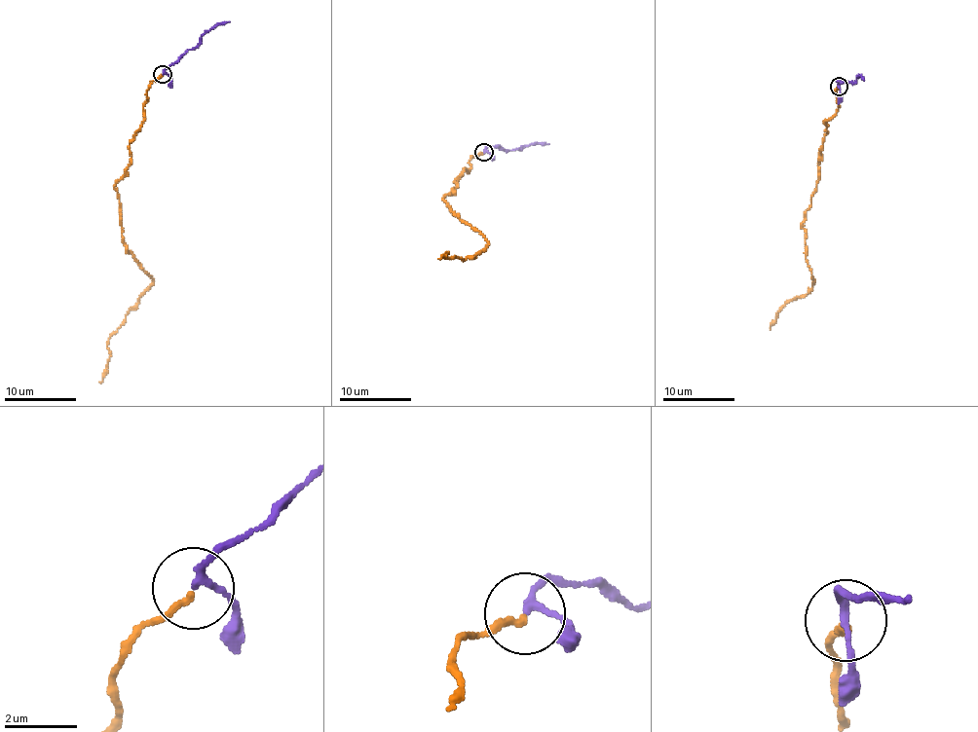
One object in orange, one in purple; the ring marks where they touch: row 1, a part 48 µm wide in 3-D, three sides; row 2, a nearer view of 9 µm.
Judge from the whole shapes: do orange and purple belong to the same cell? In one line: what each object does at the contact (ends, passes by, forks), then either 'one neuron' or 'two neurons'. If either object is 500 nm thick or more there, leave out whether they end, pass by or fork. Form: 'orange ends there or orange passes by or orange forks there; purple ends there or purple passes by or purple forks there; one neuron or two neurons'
orange ends there; purple passes by; one neuron

